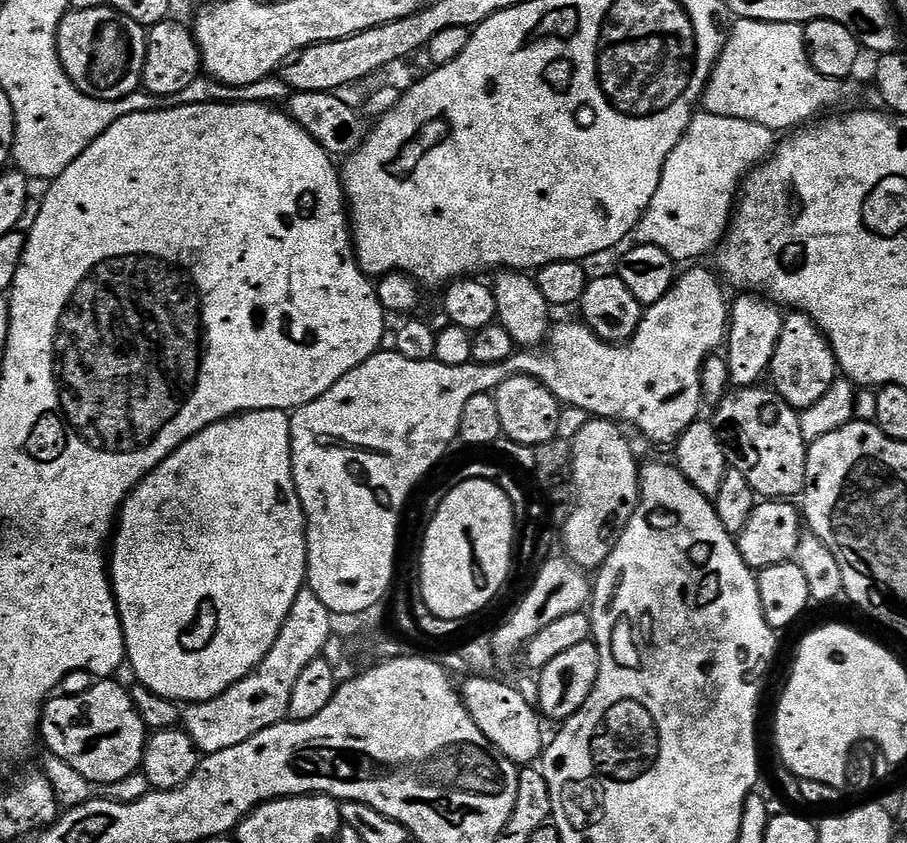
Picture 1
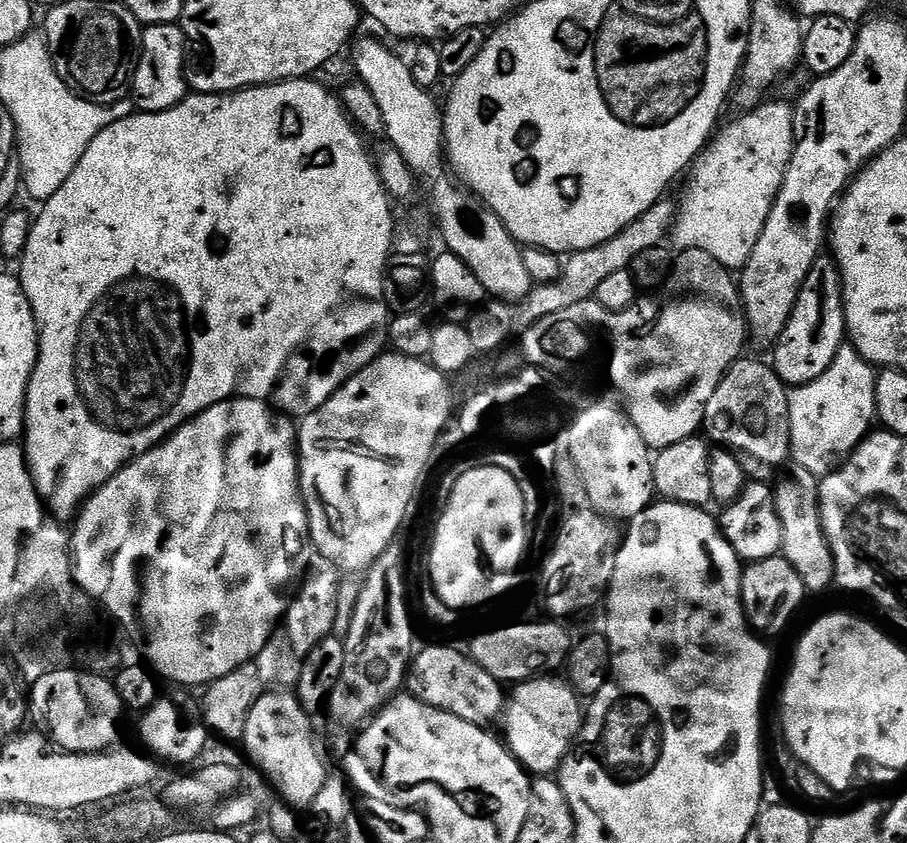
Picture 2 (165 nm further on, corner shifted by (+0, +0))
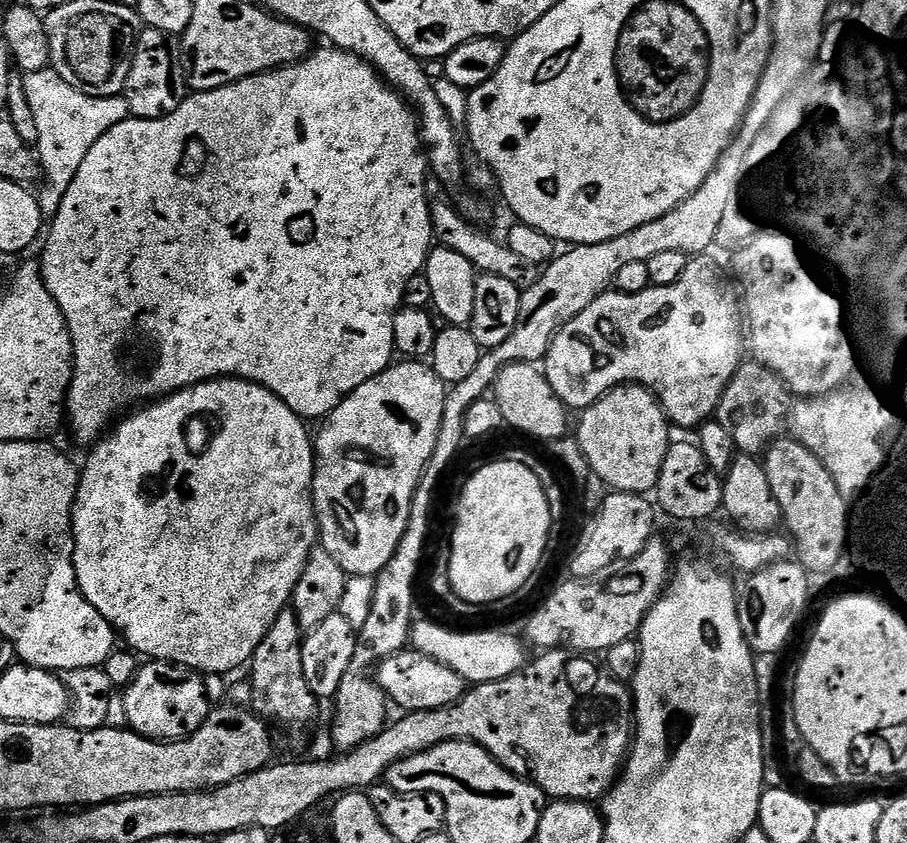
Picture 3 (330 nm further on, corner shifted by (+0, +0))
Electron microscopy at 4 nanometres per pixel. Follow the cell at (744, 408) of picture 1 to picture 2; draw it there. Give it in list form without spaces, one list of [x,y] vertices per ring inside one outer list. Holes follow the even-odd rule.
[[[741,358],[728,369],[718,390],[714,390],[714,398],[710,398],[706,406],[703,427],[707,439],[733,452],[738,462],[742,462],[742,470],[746,470],[753,481],[767,481],[789,463],[792,439],[788,393],[789,389],[771,363]]]

